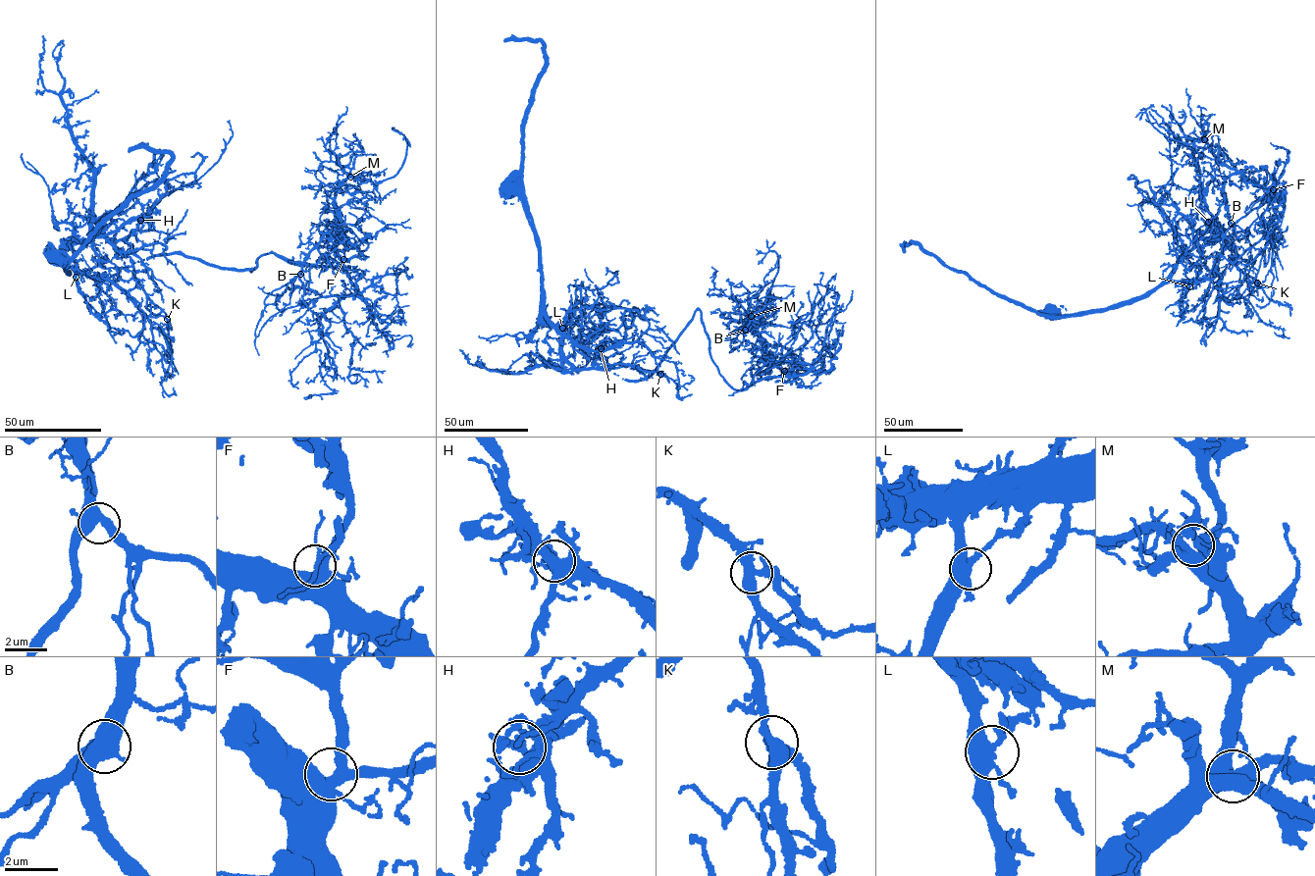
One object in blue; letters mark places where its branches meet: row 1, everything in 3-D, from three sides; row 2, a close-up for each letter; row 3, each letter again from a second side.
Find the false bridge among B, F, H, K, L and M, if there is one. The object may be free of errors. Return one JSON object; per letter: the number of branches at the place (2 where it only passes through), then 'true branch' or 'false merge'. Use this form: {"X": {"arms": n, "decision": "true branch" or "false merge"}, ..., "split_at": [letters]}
{"B": {"arms": 5, "decision": "true branch"}, "F": {"arms": 4, "decision": "true branch"}, "H": {"arms": 4, "decision": "false merge"}, "K": {"arms": 5, "decision": "true branch"}, "L": {"arms": 4, "decision": "true branch"}, "M": {"arms": 5, "decision": "true branch"}, "split_at": ["H"]}

